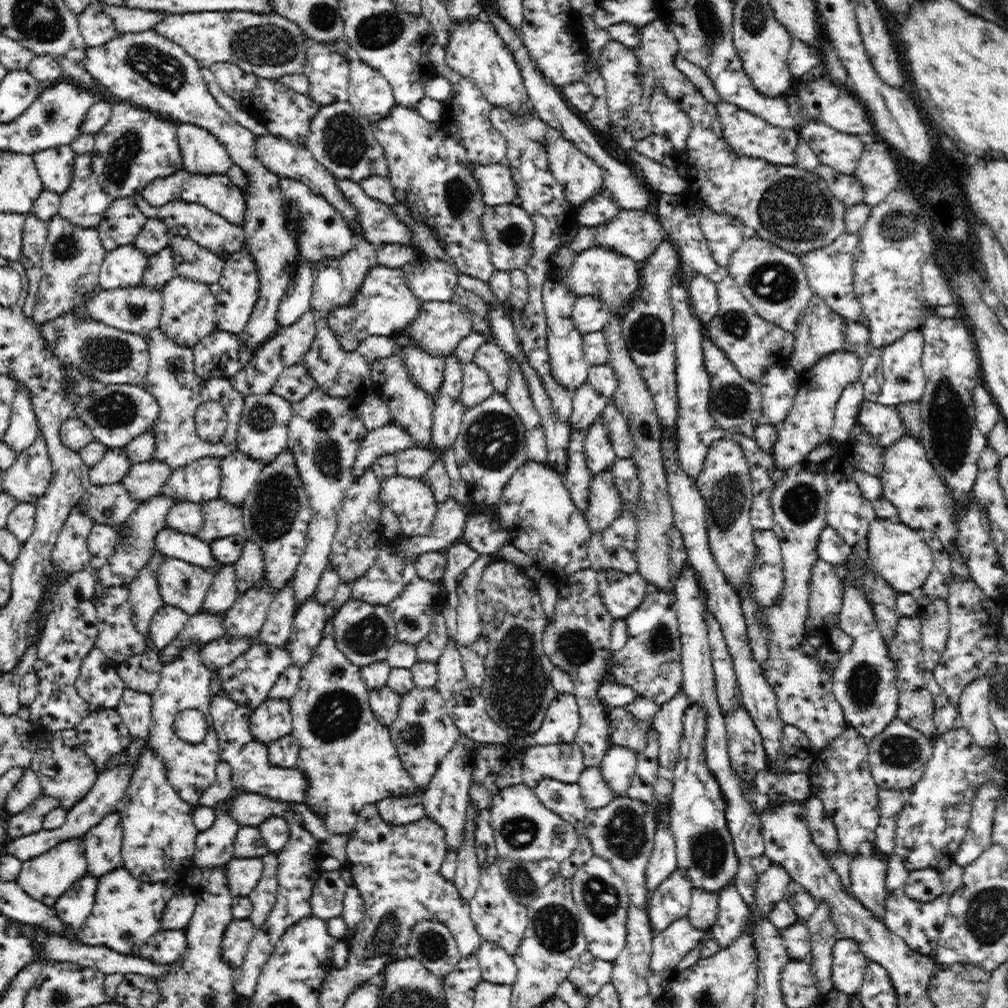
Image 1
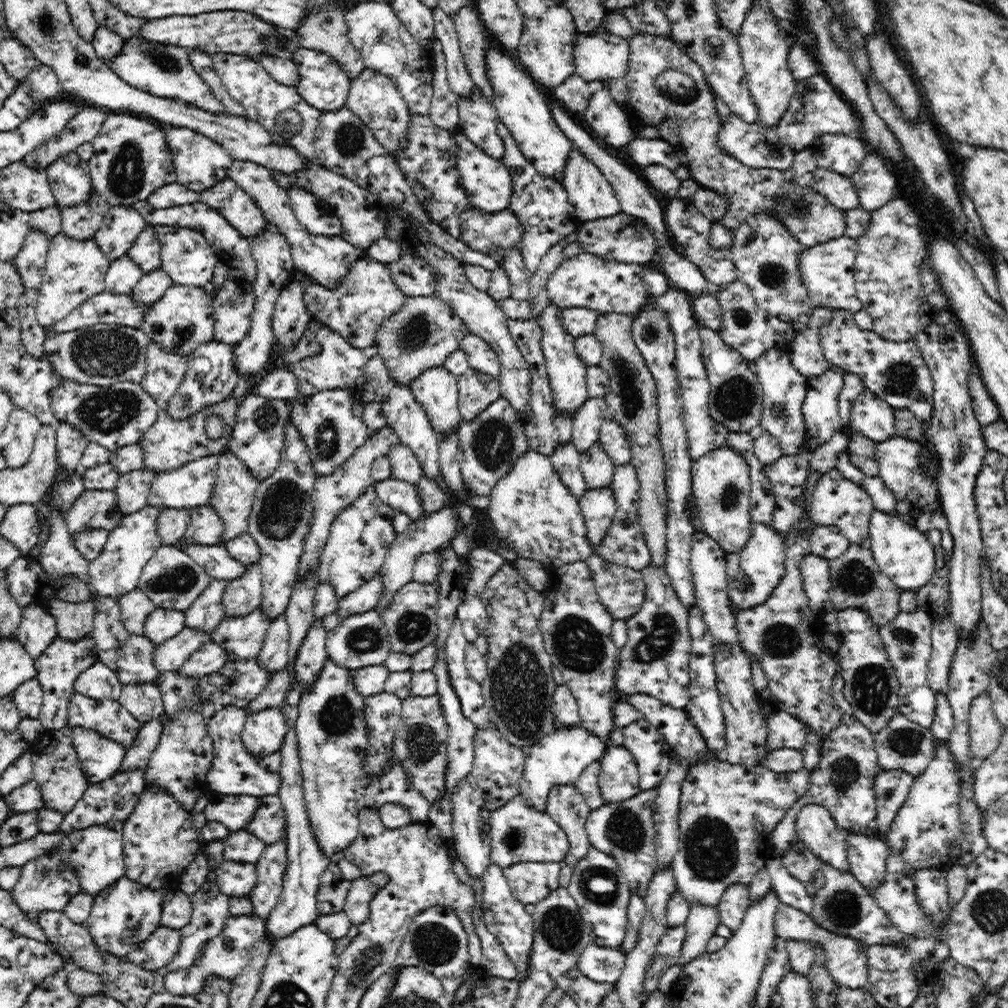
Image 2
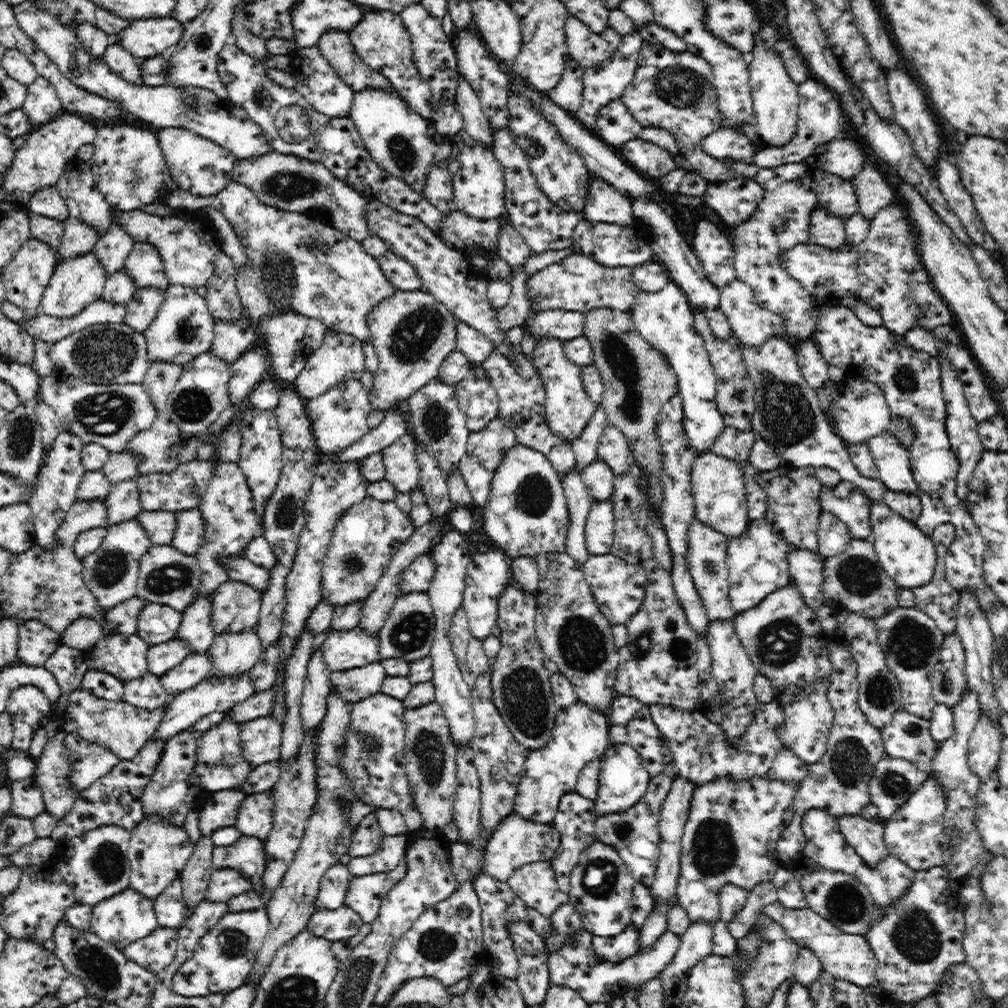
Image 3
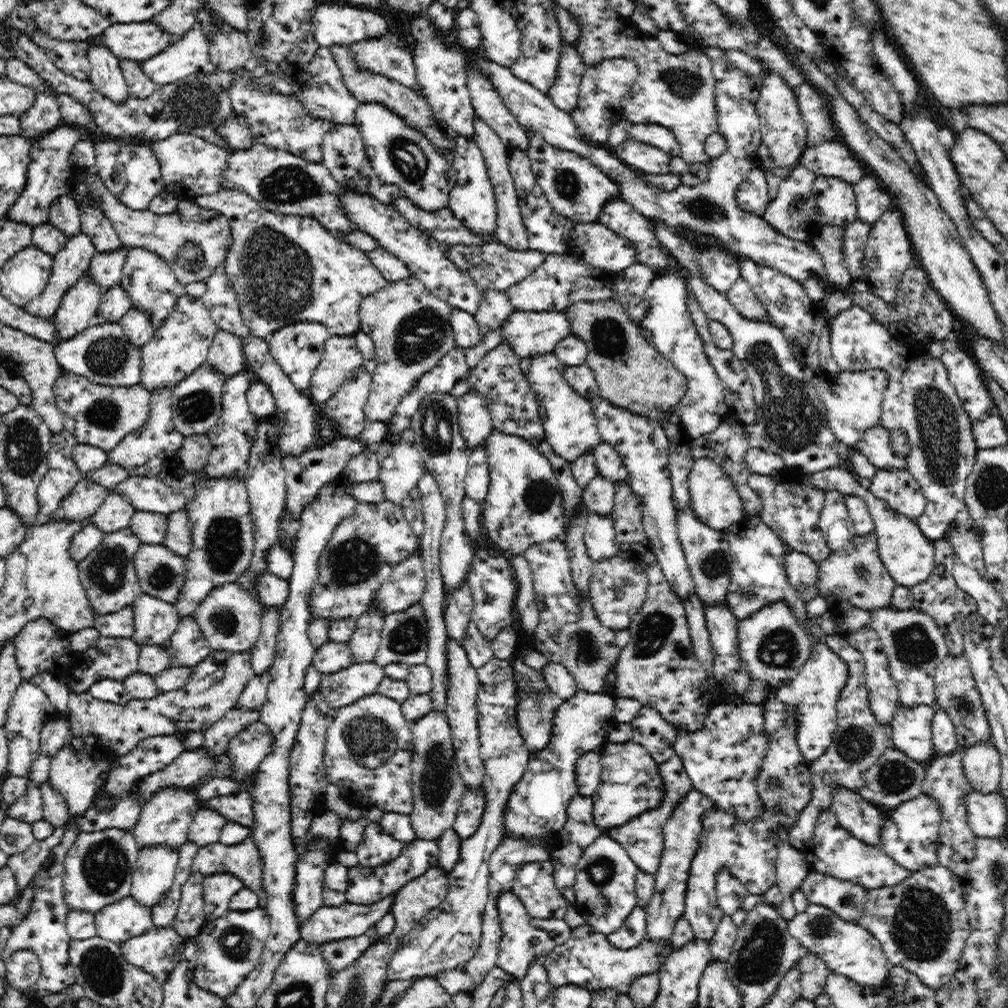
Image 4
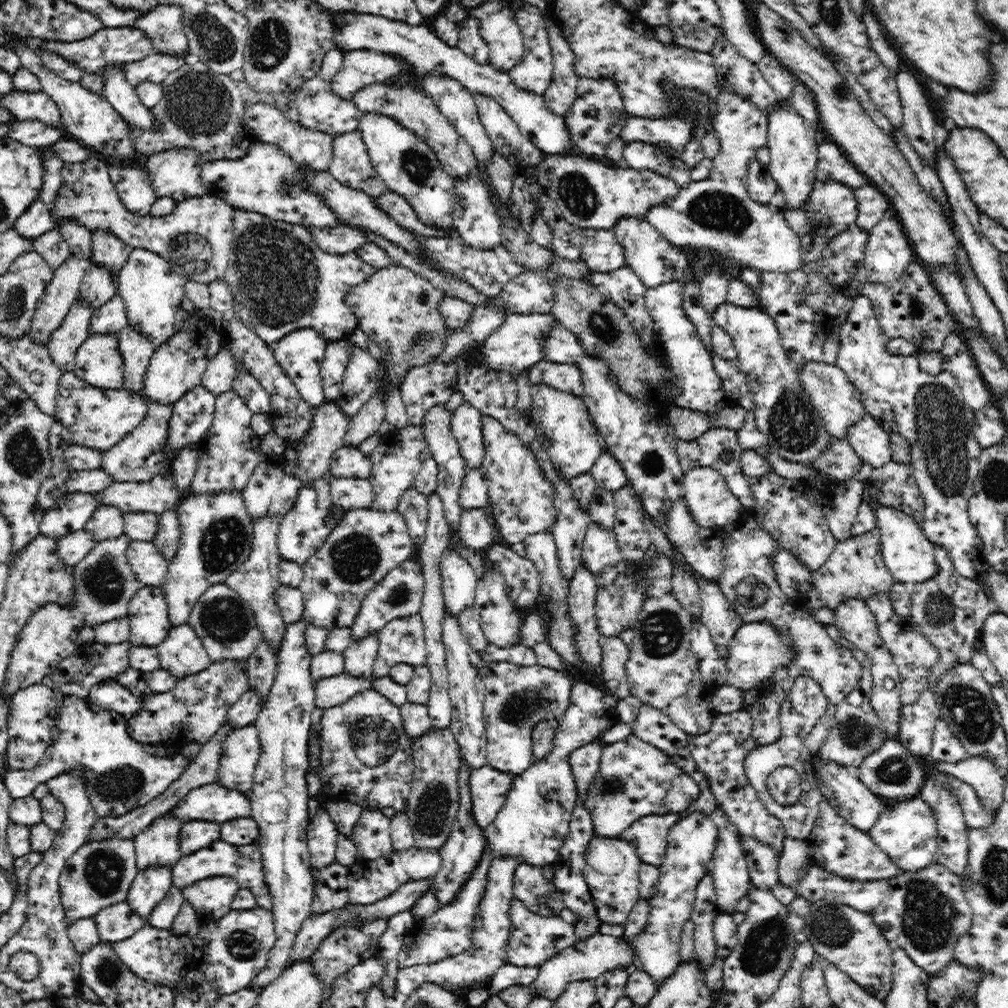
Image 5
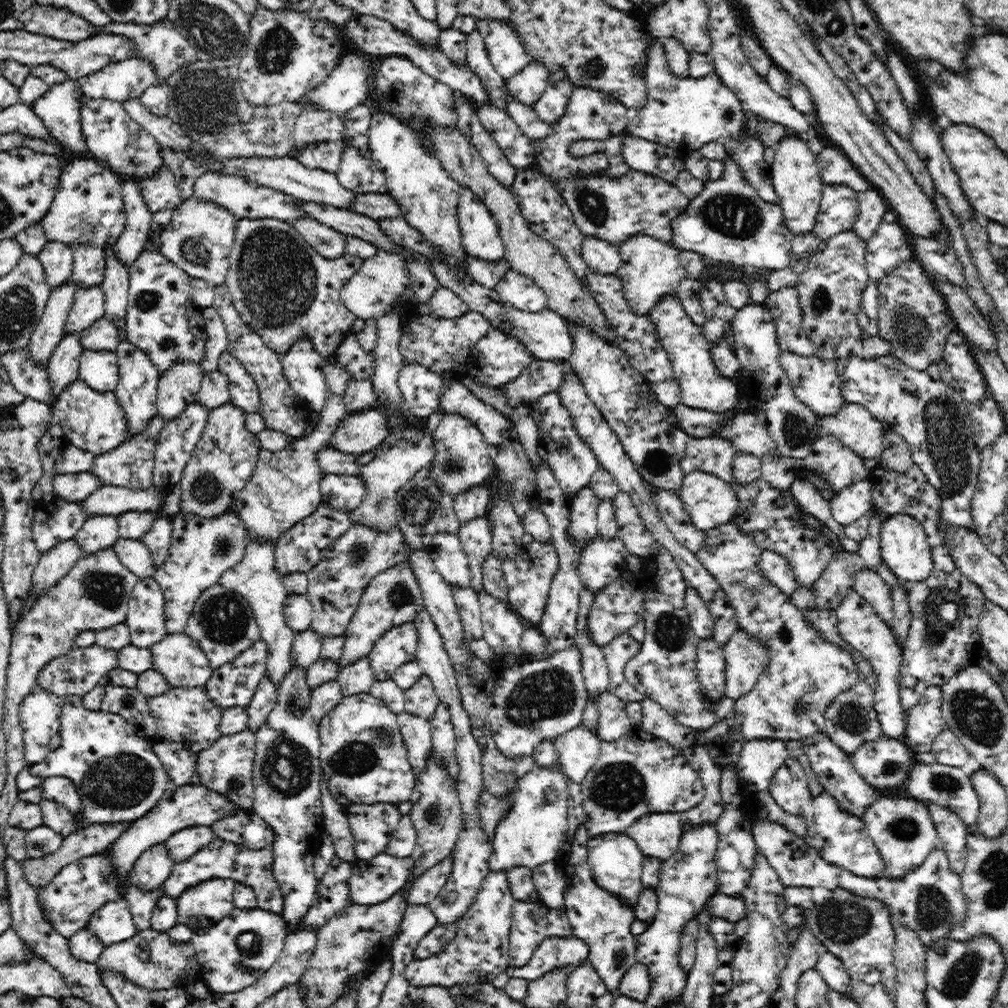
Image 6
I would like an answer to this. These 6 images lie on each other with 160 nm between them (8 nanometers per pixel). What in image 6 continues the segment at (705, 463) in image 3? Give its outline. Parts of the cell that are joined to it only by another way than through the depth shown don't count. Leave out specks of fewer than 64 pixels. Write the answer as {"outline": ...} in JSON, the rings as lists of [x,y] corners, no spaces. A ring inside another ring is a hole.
{"outline":[[[696,470],[685,475],[678,493],[692,524],[698,530],[709,531],[711,528],[734,520],[739,507],[739,500],[735,491],[736,488],[716,475]]]}

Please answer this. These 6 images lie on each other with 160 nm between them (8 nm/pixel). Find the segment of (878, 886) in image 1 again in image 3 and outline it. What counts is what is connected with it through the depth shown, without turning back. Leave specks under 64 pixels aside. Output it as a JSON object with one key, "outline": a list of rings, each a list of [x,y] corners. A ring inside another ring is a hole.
{"outline":[[[862,816],[840,817],[837,821],[846,842],[870,869],[879,867],[877,864],[890,855],[883,837],[883,822],[877,819],[868,821]]]}

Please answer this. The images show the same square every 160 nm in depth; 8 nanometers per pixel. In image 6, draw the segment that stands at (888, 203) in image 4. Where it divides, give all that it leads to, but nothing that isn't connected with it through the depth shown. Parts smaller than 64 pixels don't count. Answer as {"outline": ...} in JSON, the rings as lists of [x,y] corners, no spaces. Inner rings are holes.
{"outline":[[[874,189],[857,193],[859,206],[858,220],[853,226],[854,233],[862,240],[868,240],[876,233],[884,215],[890,211],[887,201]]]}

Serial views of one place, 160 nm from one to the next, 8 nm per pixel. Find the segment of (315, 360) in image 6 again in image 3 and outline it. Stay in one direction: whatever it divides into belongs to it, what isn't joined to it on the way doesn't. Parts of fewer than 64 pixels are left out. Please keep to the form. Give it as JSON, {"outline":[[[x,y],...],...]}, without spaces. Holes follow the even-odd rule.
{"outline":[[[286,308],[284,312],[274,312],[274,314],[262,316],[256,329],[260,334],[264,334],[264,340],[266,340],[265,348],[272,367],[271,375],[282,384],[290,384],[294,381],[294,378],[300,374],[300,370],[304,368],[306,360],[310,358],[310,354],[322,344],[324,332],[330,330],[320,320],[298,314],[291,308]]]}

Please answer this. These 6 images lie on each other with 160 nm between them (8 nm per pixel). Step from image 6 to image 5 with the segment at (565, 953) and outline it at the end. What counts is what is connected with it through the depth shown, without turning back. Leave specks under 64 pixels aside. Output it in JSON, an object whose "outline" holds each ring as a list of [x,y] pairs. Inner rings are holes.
{"outline":[[[508,962],[503,964],[496,970],[490,984],[487,985],[488,999],[510,986],[530,986],[537,978],[538,970],[539,967],[519,967]]]}

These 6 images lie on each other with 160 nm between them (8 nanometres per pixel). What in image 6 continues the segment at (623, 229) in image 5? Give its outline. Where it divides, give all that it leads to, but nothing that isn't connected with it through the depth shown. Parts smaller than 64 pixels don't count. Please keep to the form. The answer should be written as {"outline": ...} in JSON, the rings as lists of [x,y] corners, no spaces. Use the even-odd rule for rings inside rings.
{"outline":[[[639,233],[624,240],[619,251],[622,262],[616,273],[624,281],[628,305],[638,314],[648,315],[663,295],[675,294],[682,279],[687,278],[687,270],[679,257],[682,250],[670,242]]]}

